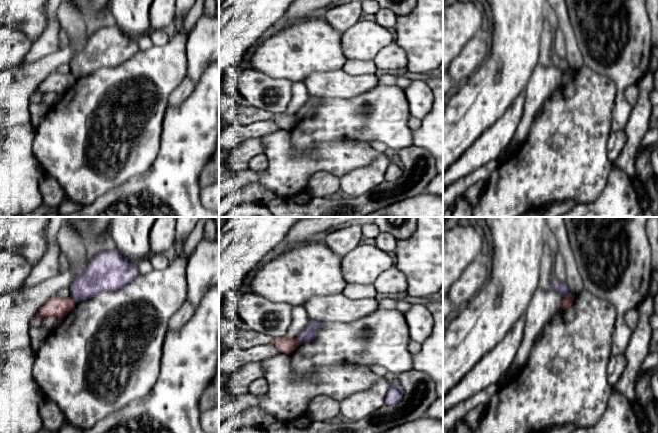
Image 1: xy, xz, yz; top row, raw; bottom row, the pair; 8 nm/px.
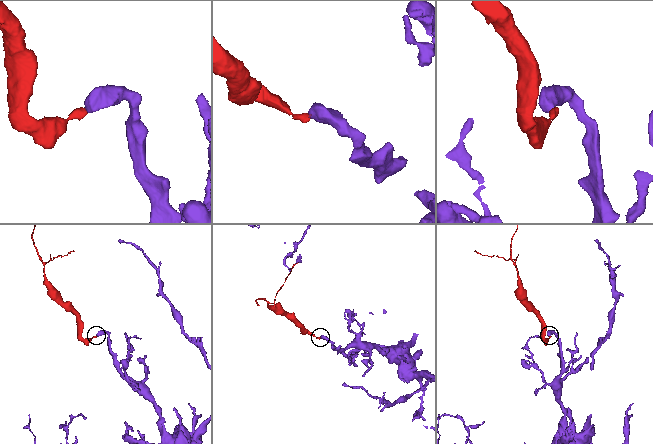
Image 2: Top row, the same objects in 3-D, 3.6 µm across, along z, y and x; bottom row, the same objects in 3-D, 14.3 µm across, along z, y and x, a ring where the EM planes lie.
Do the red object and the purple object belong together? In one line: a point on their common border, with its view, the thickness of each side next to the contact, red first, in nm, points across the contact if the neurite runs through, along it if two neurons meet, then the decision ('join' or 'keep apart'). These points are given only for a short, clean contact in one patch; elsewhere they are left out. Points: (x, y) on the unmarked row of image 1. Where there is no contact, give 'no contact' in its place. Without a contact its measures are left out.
meets red in yz at (567, 73); 80 nm thick on the red side, 100 nm on the other; border along yz (570, 69), (563, 75); keep apart

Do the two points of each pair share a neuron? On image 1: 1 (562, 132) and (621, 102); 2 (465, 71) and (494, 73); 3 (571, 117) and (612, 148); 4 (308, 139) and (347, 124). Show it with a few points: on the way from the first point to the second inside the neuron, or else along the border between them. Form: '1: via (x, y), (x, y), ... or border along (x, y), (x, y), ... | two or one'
1: border along (613, 82), (615, 84), (615, 97), (610, 129) | two
2: border along (488, 52), (482, 64), (463, 82) | two
3: border along (610, 132), (607, 138), (607, 156), (612, 163) | two
4: via (318, 129), (327, 124), (337, 124) | one

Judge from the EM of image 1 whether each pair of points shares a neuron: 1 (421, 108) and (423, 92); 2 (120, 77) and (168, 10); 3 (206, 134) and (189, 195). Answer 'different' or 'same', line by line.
1: same
2: different
3: same

